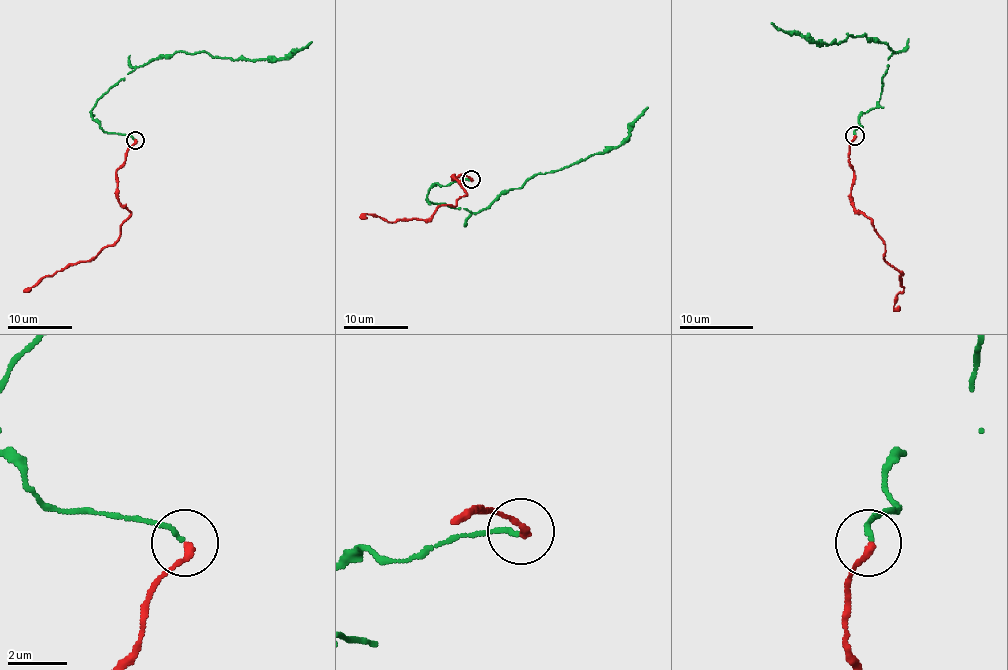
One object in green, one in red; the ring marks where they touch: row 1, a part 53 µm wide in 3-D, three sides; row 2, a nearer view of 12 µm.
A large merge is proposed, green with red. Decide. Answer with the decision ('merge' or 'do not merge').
merge

